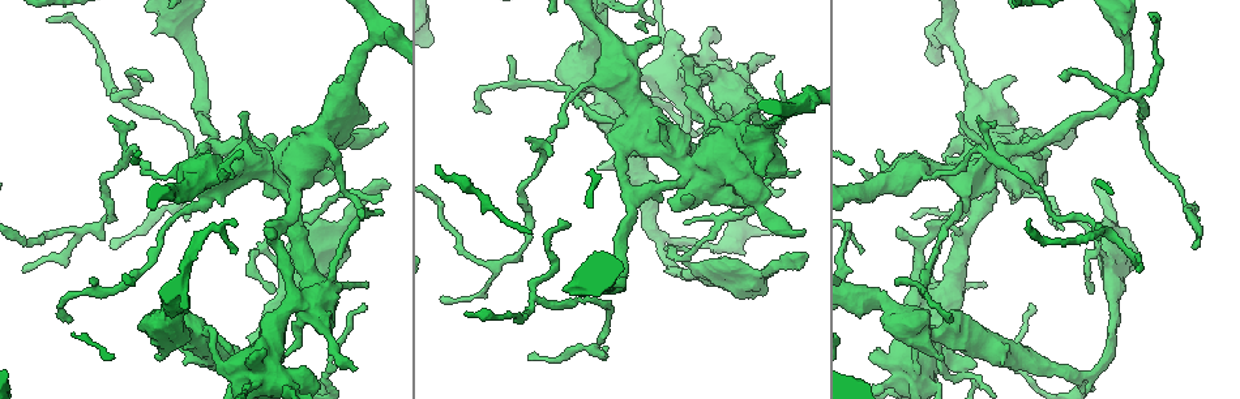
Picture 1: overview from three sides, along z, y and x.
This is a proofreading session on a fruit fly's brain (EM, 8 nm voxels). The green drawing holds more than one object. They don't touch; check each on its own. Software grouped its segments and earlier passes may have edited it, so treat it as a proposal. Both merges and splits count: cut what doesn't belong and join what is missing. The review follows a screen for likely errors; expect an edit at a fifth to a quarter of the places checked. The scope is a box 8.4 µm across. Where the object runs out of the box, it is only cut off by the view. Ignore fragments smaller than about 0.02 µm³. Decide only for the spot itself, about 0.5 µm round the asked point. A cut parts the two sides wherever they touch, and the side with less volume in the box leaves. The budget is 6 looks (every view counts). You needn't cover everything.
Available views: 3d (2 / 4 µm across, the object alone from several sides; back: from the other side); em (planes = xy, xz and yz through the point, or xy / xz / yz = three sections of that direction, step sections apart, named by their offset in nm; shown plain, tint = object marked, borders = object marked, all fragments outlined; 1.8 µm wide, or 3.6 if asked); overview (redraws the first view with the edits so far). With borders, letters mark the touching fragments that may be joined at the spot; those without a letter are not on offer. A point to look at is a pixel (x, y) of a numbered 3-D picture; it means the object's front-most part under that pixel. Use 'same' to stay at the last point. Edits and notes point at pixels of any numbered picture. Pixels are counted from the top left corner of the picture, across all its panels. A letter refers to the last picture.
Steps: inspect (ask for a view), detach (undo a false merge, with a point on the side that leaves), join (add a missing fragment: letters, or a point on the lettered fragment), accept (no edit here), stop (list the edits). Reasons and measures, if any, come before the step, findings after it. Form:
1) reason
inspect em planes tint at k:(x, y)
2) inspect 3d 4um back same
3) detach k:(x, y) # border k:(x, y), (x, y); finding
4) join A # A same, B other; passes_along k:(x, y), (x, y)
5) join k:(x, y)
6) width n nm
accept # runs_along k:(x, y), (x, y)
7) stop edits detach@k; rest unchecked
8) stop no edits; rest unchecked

arms run side by side
inspect em planes borders at 1:(977, 215)

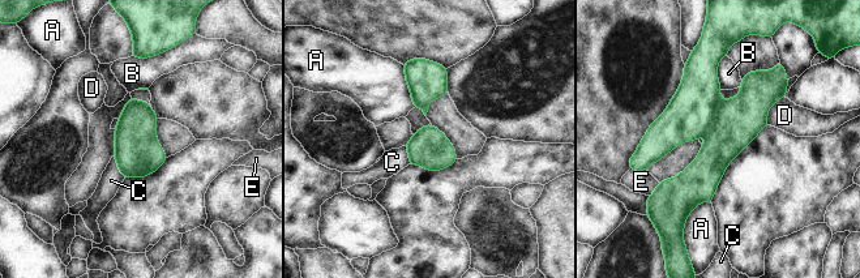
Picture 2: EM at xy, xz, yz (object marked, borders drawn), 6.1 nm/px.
longest_contact A 280 nm
detach 2:(689, 114) # A other, B other, C other, D other, E other; part_leaving 2:(714, 65), (693, 107), (646, 162); a second cell is stuck on

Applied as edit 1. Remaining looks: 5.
an open end
inspect em yz step 4 tint at 1:(780, 189)

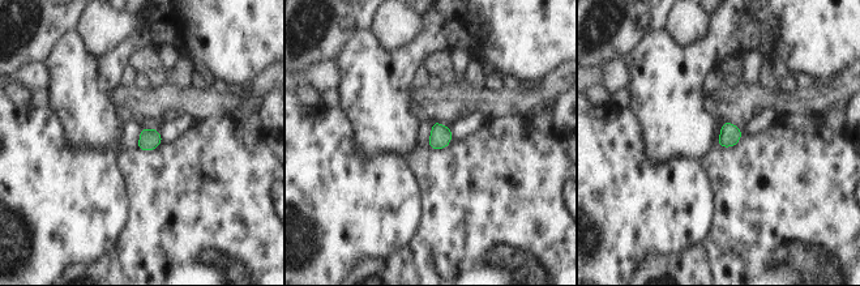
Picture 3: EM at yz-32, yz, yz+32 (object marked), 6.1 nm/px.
inspect em planes tint same

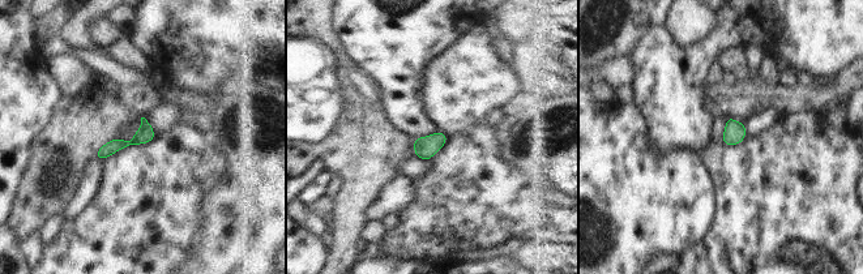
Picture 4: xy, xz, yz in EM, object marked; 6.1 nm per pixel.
see the neighbours
inspect em planes borders same

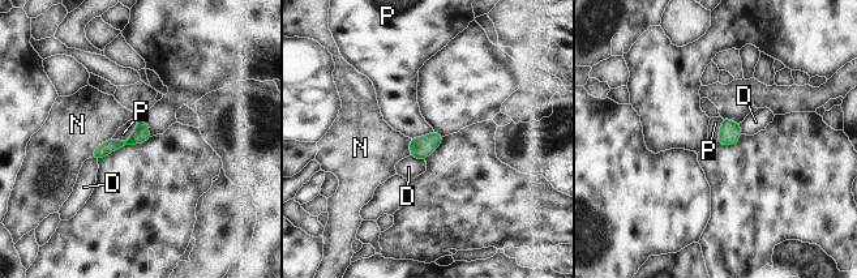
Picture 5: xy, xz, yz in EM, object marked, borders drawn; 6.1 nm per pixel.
longest_contact P 200 nm
accept # D other, N other, P other; runs_along 5:(144, 127), (95, 155); none of them fits

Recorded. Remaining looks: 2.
inspect 3d 2um at 1:(1094, 185)

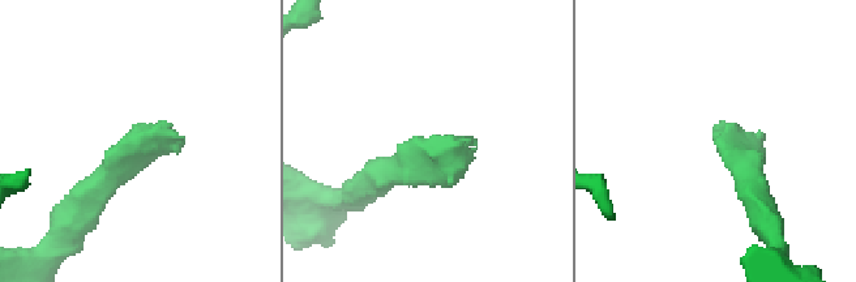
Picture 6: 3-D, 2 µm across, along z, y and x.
inspect em planes borders at 6:(173, 138)

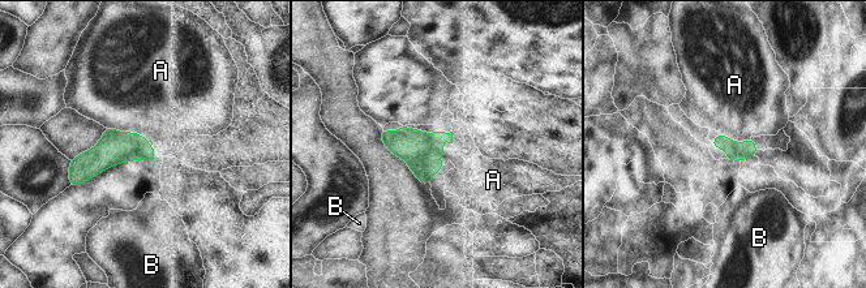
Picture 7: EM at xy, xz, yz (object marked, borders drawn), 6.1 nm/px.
accept # A other, B other; border 7:(106, 127), (138, 132), (157, 153); none of them fits

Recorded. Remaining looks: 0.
stop edits detach@2; rest unchecked

